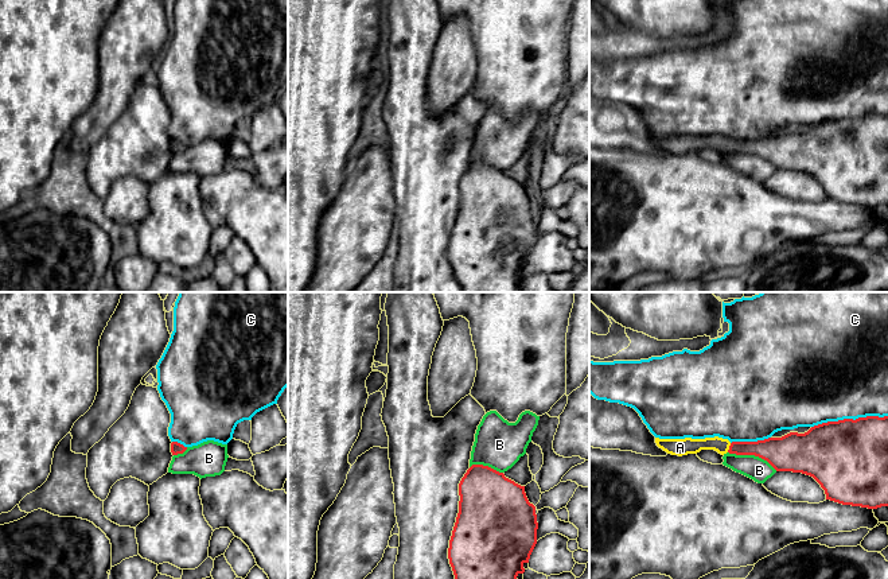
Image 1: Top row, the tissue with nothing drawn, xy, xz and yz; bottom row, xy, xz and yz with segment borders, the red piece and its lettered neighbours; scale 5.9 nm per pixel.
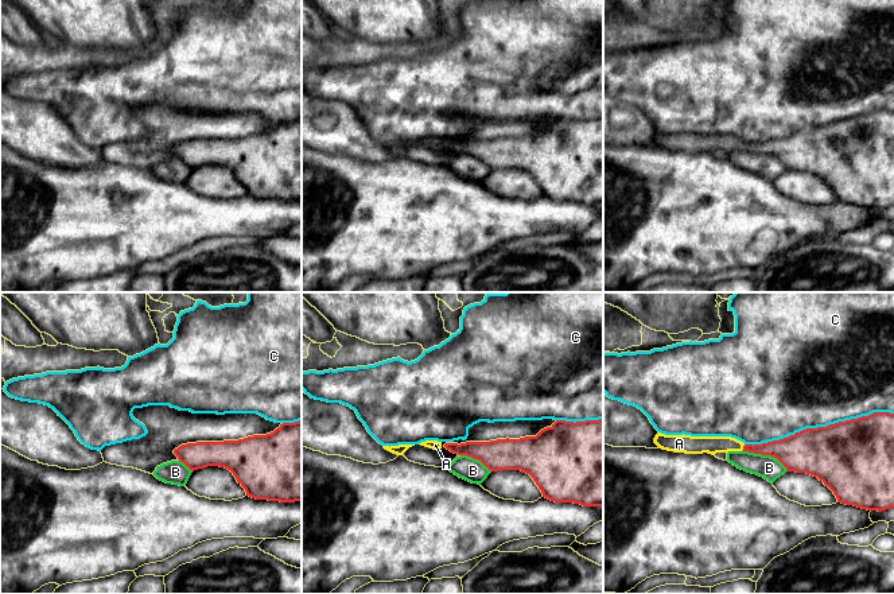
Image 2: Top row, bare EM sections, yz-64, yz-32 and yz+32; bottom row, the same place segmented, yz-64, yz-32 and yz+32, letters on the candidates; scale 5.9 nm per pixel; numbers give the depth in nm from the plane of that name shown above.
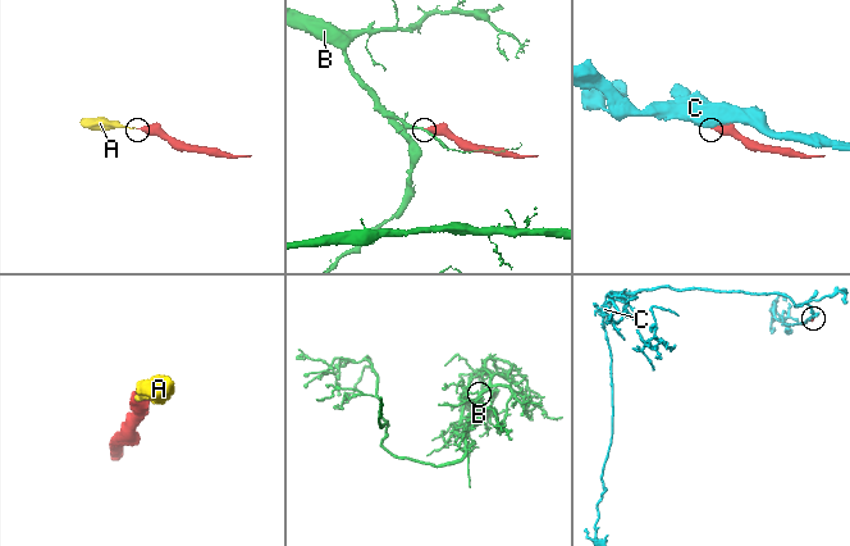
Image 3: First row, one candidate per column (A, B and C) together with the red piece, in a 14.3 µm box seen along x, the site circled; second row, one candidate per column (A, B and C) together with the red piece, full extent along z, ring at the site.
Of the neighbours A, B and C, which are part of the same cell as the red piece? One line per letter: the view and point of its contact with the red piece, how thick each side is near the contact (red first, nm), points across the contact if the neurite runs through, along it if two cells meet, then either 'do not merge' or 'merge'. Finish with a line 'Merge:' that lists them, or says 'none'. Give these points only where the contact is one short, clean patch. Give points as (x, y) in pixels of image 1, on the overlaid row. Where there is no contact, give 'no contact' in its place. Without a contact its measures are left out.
A: contact yz (729, 447); calibres 140 and 100 nm; way yz (771, 450), (729, 447), (720, 445), (688, 446); merge
B: contact yz (752, 454); calibres 220 and 140 nm; border yz (728, 451), (758, 455), (776, 470); do not merge
C: contact yz (849, 419); calibres 460 and 500 nm; do not merge
Merge: A

